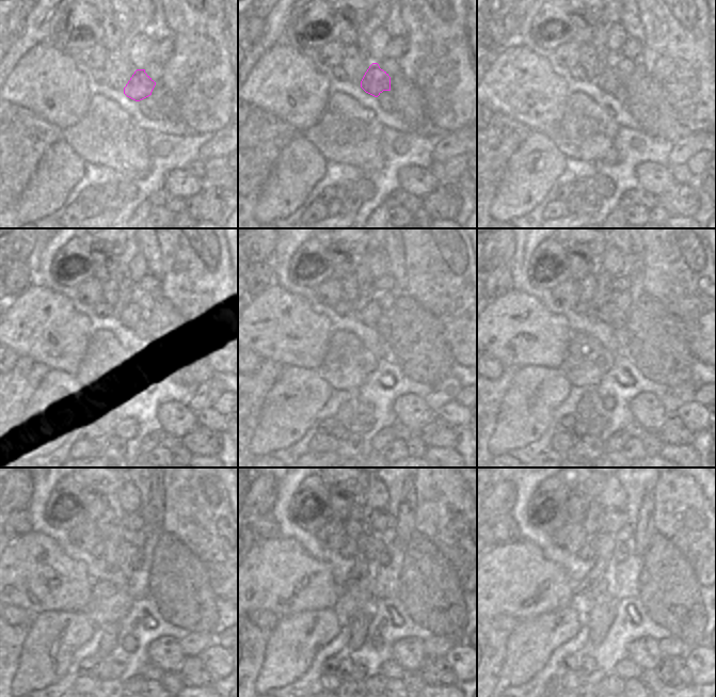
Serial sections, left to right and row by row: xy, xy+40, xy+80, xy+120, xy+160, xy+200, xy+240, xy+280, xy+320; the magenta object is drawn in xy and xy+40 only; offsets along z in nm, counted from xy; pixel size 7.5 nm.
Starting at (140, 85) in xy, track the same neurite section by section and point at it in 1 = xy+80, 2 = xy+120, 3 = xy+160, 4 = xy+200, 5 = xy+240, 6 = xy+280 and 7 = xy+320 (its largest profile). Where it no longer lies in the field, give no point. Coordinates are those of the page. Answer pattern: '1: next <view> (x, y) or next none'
1: next xy+80 (610, 78)
2: next xy+120 (132, 314)
3: next xy+160 (369, 315)
4: next xy+200 (606, 313)
5: next xy+240 (126, 551)
6: next xy+280 (366, 543)
7: next xy+320 (603, 543)

